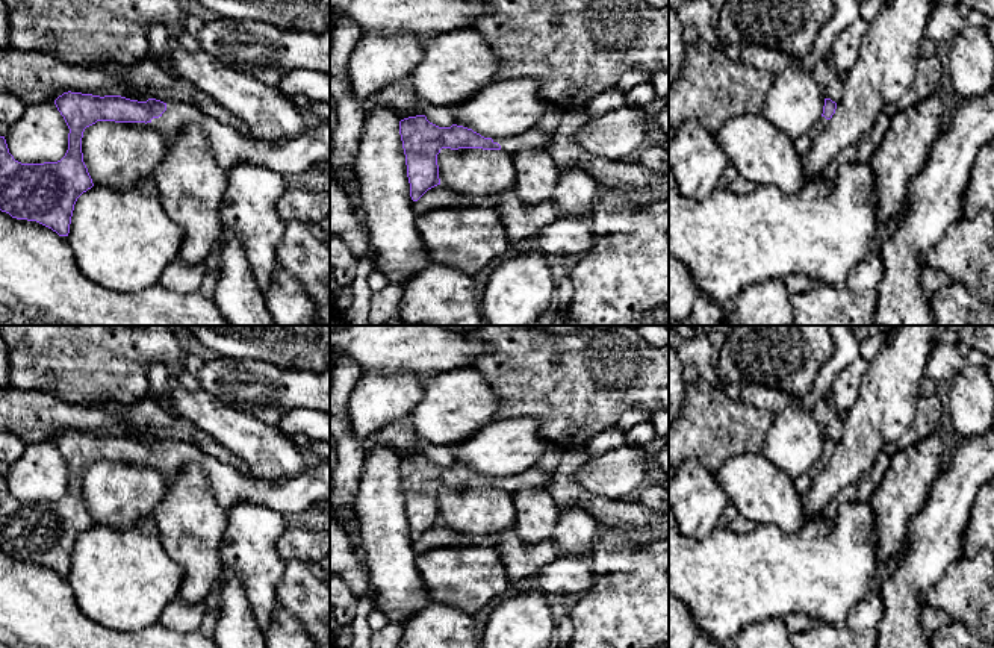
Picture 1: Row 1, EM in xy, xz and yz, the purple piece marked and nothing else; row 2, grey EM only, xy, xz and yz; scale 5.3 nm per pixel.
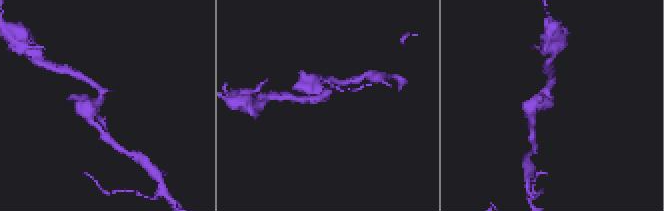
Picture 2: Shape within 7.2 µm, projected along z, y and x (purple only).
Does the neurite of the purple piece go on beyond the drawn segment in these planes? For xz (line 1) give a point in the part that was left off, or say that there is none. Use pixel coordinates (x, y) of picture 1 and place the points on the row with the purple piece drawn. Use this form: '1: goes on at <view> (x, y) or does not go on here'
1: goes on at xz (534, 137)

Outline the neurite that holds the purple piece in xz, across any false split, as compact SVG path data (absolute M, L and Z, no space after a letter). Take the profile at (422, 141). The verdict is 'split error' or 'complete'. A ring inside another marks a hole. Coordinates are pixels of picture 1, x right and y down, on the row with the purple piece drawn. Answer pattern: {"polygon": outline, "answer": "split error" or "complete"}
{"polygon": "M416 115L399 121L399 135L405 154L410 197L418 201L428 189L440 185L437 154L442 148L502 150L514 154L525 148L543 148L555 132L533 127L522 135L492 139L457 124L439 127L430 123L425 115Z", "answer": "split error"}

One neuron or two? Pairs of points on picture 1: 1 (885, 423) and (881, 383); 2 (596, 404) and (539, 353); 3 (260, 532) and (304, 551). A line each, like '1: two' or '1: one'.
1: one
2: one
3: two

